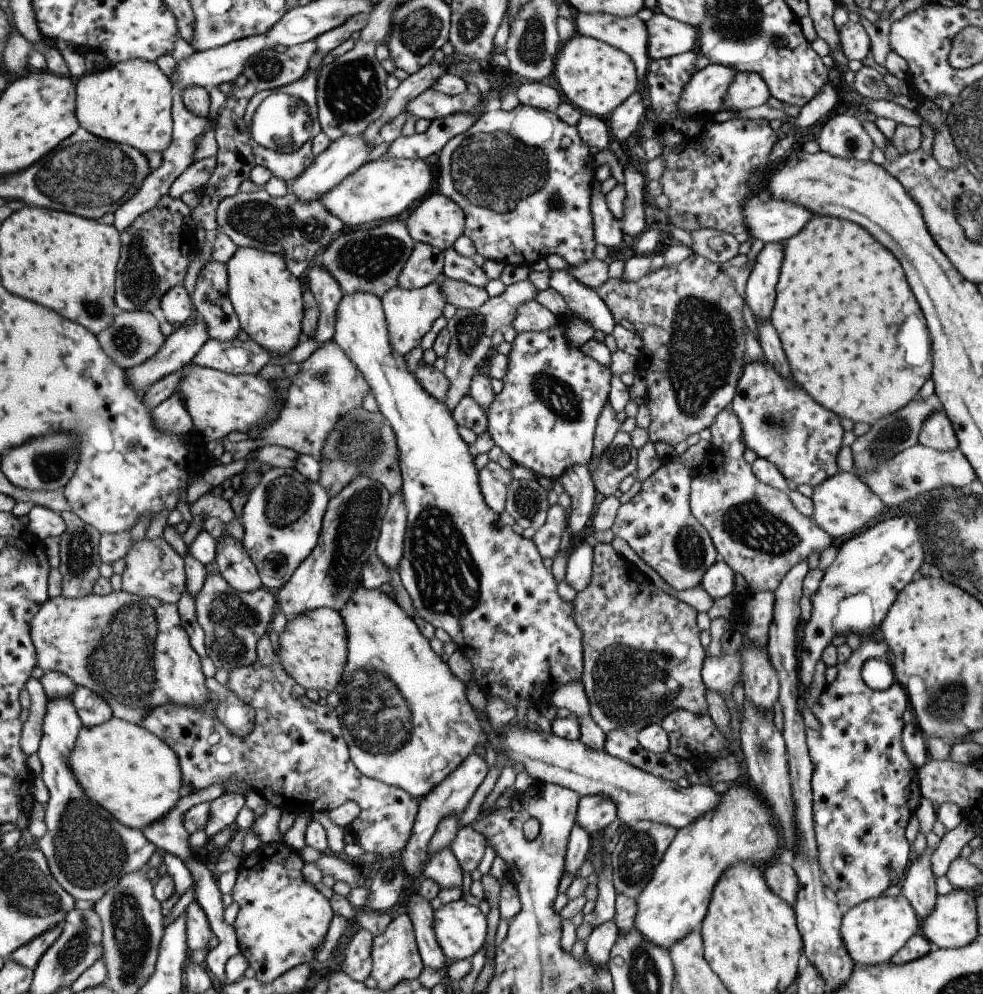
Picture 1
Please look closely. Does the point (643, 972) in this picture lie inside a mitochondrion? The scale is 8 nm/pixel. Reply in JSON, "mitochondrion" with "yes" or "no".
{"mitochondrion":"yes"}

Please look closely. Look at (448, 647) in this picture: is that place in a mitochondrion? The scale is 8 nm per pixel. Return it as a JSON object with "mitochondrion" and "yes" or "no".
{"mitochondrion":"no"}

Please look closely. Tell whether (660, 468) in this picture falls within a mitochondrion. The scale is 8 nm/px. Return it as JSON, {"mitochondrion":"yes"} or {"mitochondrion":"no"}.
{"mitochondrion":"no"}

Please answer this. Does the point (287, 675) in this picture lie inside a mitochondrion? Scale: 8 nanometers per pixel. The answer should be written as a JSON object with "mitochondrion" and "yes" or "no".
{"mitochondrion":"no"}

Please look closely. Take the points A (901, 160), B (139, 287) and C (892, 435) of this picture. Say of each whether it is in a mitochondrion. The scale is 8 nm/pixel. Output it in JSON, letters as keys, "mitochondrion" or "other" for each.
{"A":"other","B":"mitochondrion","C":"mitochondrion"}

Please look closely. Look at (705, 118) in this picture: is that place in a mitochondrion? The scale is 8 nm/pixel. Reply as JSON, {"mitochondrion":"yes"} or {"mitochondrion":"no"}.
{"mitochondrion":"no"}

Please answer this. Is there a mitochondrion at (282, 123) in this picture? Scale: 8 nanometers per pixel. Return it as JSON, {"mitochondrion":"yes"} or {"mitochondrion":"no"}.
{"mitochondrion":"yes"}

